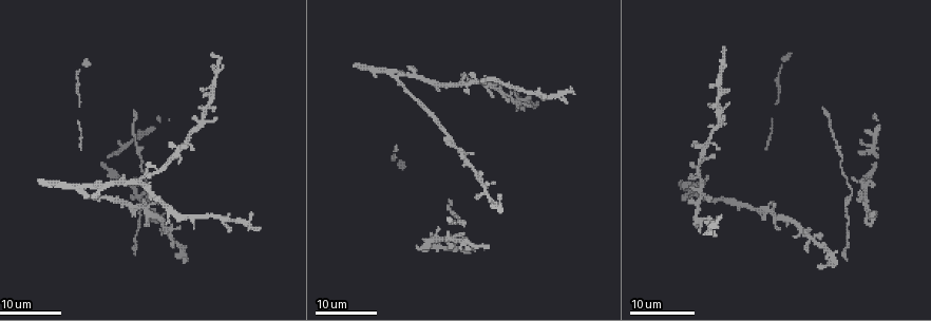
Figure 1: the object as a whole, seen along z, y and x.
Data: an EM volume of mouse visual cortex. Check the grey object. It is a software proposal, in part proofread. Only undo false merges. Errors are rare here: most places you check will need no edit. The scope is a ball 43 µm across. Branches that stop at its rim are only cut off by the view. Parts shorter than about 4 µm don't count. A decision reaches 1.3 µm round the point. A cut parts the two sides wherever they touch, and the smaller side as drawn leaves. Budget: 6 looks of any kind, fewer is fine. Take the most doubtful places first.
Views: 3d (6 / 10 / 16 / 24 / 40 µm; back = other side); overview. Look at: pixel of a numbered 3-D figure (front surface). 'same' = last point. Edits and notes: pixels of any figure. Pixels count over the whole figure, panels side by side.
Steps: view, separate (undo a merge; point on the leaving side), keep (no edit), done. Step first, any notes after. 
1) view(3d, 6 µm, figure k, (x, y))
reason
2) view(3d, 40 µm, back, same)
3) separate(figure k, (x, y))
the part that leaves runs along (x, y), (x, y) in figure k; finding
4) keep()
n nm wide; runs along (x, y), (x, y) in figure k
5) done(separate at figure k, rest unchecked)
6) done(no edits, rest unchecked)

view(3d, 16 µm, figure 1, (485, 191))

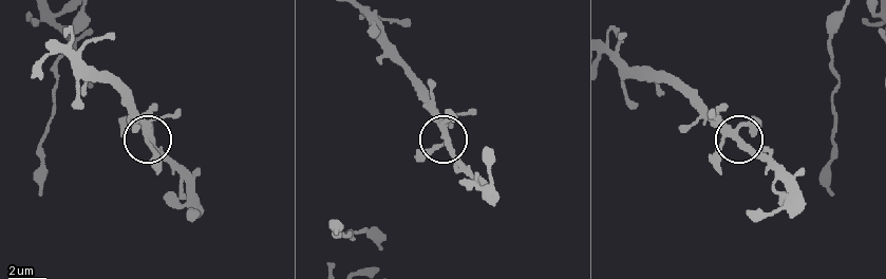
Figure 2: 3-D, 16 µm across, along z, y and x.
view(3d, 6 µm, figure 2, (443, 137))

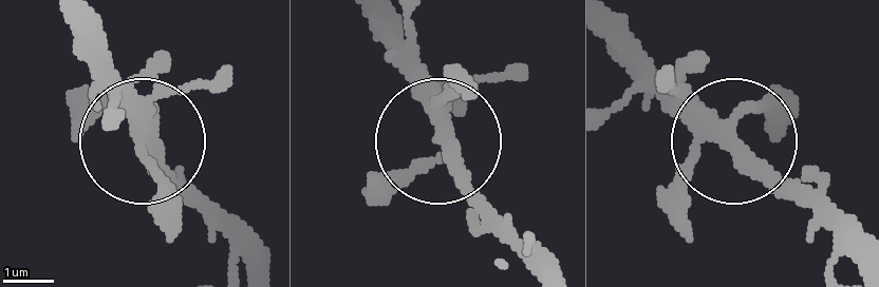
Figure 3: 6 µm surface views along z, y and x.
keep()
4 arms; runs along (368, 18), (460, 182), (519, 241) in figure 3; continuous, no second neuron

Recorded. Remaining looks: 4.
view(3d, 24 µm, figure 1, (457, 150))
four arms meet

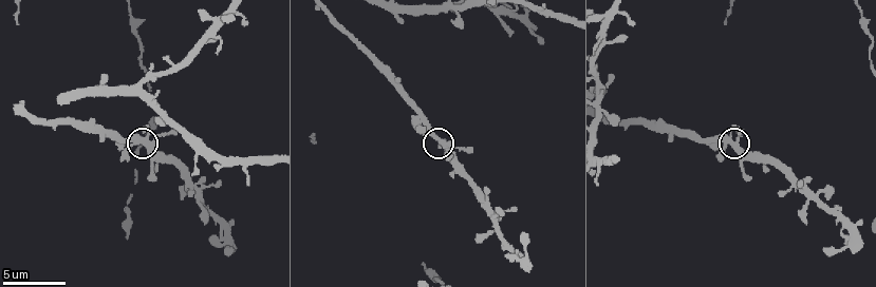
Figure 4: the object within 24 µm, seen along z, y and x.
view(3d, 10 µm, figure 4, (141, 140))
zoom in

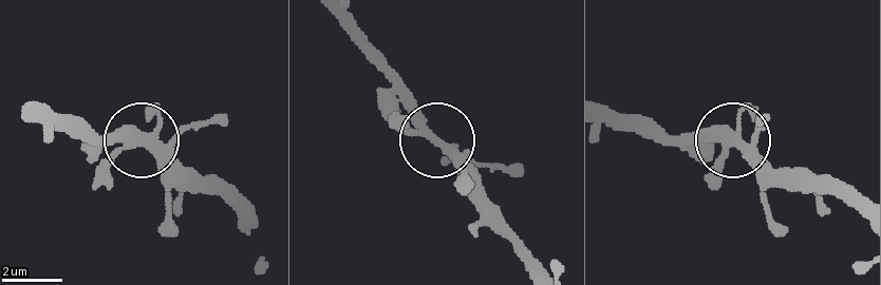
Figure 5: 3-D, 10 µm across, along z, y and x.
view(3d, 10 µm, back, figure 5, (735, 140))
from behind

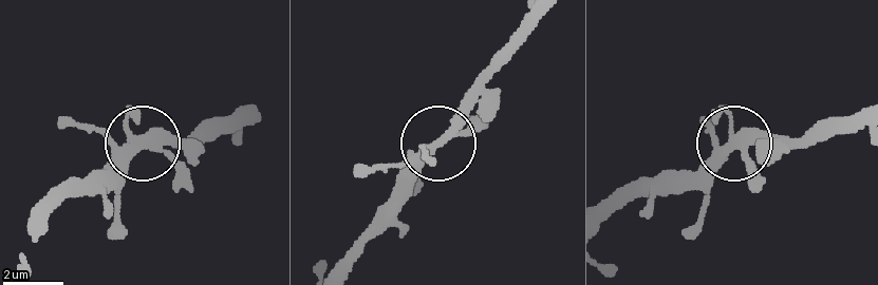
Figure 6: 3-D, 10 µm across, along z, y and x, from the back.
keep()
4 arms; runs along (732, 150), (783, 150) in figure 6; one neuron here

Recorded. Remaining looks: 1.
done(no edits, rest unchecked)

